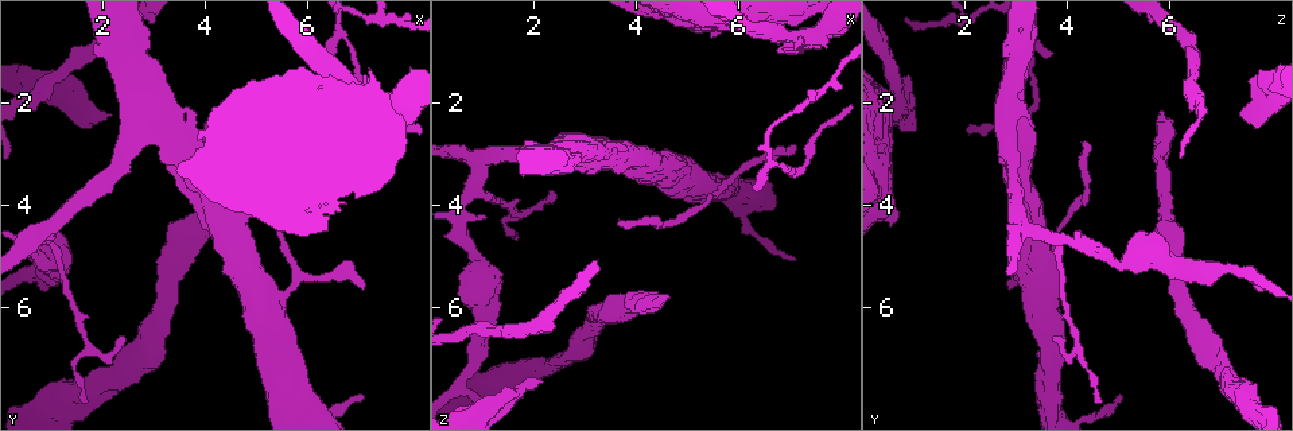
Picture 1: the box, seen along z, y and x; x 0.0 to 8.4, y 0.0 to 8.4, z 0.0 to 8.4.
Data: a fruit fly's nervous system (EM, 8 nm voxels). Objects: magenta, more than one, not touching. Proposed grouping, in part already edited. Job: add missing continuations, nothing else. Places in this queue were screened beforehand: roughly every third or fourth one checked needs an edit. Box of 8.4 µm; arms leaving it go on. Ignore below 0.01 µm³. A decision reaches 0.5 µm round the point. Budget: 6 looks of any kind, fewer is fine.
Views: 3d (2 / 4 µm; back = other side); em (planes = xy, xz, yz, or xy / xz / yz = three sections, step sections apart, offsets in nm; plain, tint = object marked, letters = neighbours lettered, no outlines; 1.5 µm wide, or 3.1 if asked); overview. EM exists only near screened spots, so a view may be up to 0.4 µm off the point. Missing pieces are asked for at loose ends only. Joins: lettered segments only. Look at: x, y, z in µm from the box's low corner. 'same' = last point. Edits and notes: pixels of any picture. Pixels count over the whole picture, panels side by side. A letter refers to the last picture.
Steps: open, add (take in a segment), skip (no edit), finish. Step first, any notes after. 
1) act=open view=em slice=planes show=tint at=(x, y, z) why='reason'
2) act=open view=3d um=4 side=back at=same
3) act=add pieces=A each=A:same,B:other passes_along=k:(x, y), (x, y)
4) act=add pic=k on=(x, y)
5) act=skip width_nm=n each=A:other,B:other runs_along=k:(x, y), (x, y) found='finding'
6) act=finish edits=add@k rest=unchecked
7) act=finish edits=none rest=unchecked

act=open view=3d um=2 at=(3.65, 2.80, 4.45) why='free end'

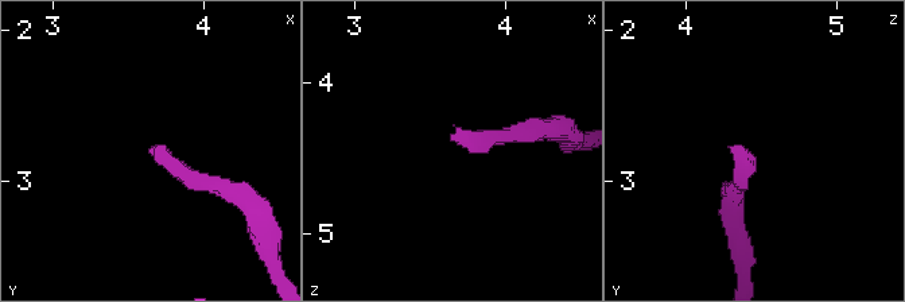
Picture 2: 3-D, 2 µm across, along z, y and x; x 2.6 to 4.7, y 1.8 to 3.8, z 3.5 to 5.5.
act=open view=em slice=planes show=letters at=(3.68, 2.80, 4.38)

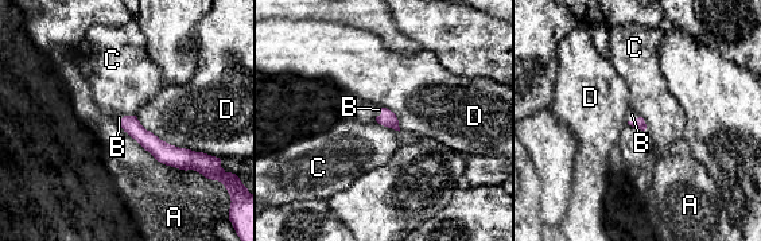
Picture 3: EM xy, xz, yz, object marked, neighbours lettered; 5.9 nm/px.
act=add pieces=B each=A:other,B:same,C:other,D:other passes_along=3:(639, 123), (633, 120), (632, 115) found='the neuron continues'

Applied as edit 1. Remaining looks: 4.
act=open view=em slice=planes show=letters at=(4.45, 2.20, 5.90) why='an open end'

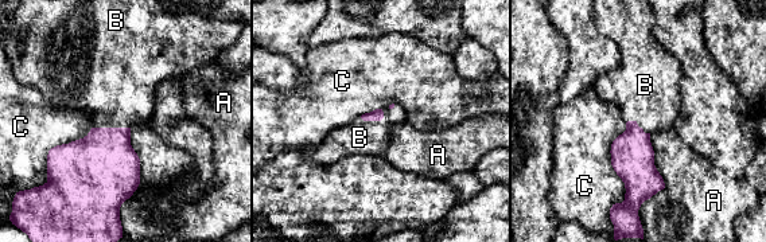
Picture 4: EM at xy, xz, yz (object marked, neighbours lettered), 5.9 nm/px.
act=add pieces=B each=A:other,B:same,C:other found='it goes on there'

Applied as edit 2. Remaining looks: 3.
act=open view=overview why='see it whole again'

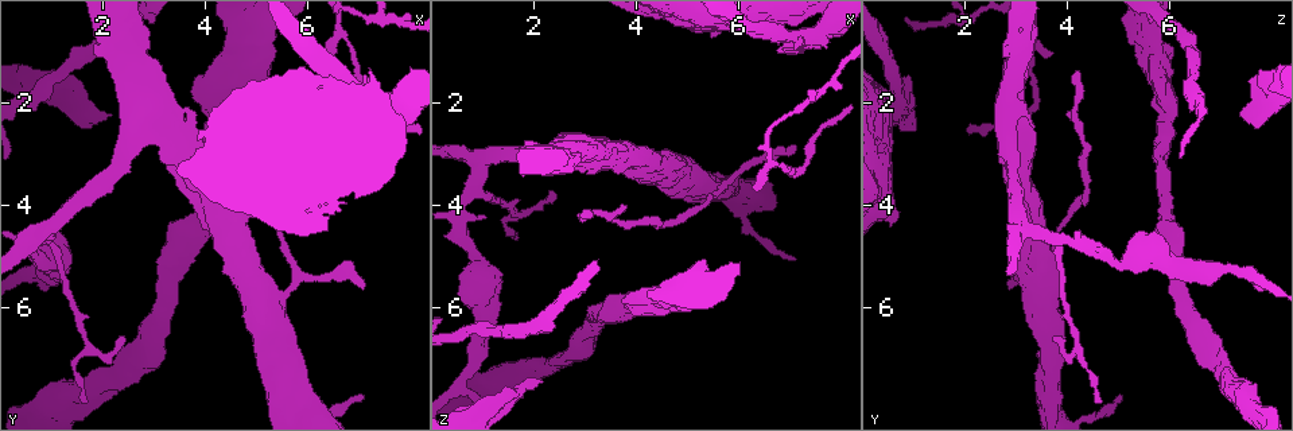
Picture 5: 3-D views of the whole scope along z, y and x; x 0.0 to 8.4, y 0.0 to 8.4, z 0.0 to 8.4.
act=open view=em slice=planes show=letters at=(2.35, 6.60, 3.70) why='tapers out'

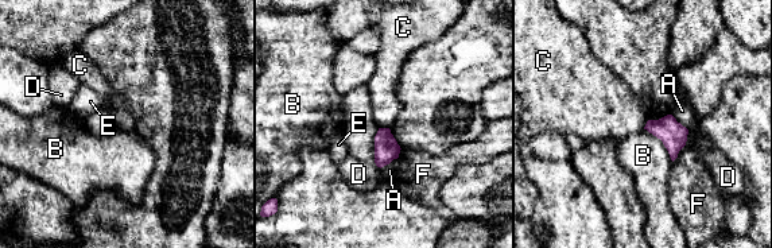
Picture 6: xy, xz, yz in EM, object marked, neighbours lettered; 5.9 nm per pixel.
act=skip width_nm=140 each=A:other,B:other,C:other,D:other,E:other,F:other border=6:(379, 127), (388, 128) found='no lettered segment goes on from it'

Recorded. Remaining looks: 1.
act=finish edits=add@3,add@4 rest=unchecked

